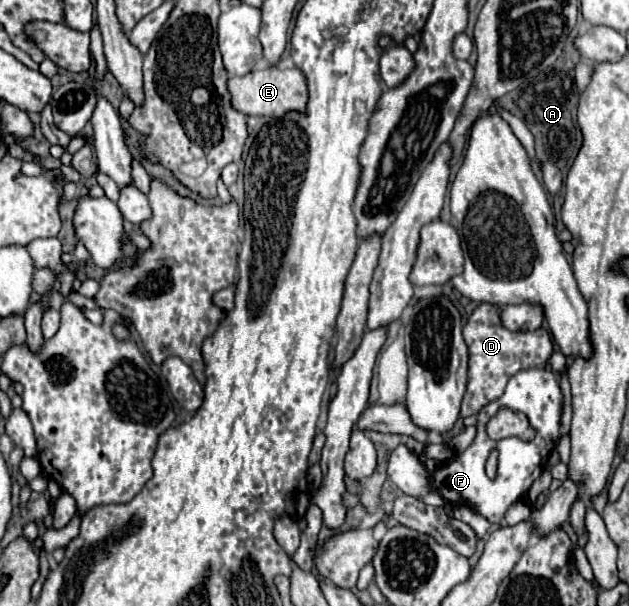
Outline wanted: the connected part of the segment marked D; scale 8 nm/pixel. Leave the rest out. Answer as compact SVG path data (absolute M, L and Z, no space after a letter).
M487 303L479 305L473 311L467 325L463 327L463 337L469 347L469 383L461 405L461 417L475 415L489 401L499 399L505 391L509 377L515 375L517 371L531 367L545 367L553 351L551 337L545 329L537 329L529 333L507 331L499 319L499 307Z

